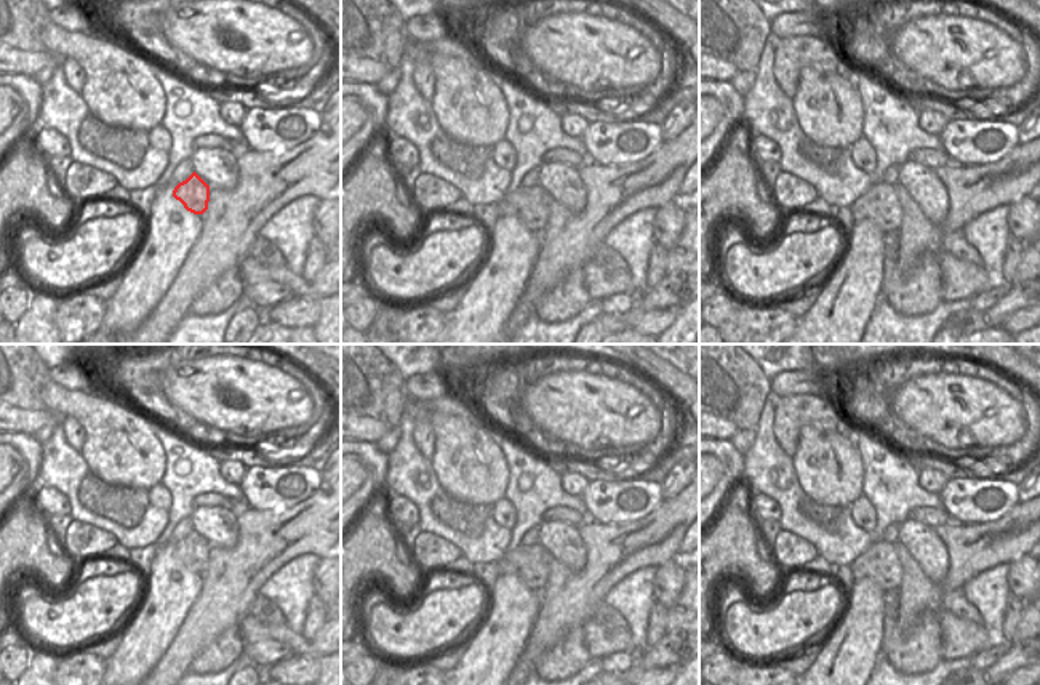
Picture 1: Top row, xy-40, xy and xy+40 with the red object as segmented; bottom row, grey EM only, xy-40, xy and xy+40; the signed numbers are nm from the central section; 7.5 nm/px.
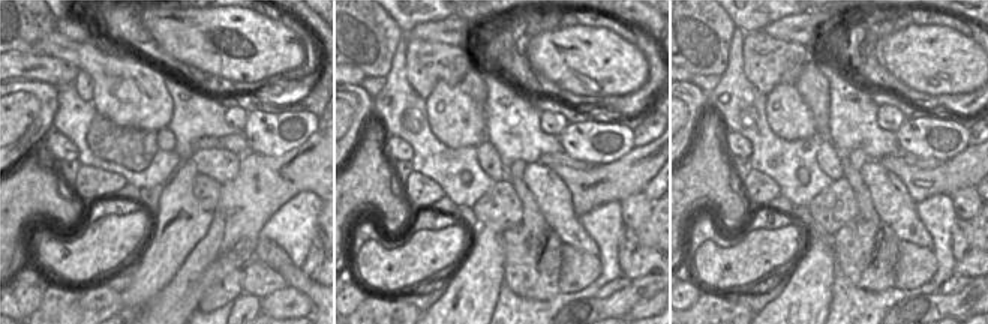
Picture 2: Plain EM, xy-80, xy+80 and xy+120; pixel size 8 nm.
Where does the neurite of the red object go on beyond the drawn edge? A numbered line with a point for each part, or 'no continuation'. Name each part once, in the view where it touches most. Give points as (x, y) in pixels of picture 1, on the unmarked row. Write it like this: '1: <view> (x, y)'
1: xy-40 (216, 525)

